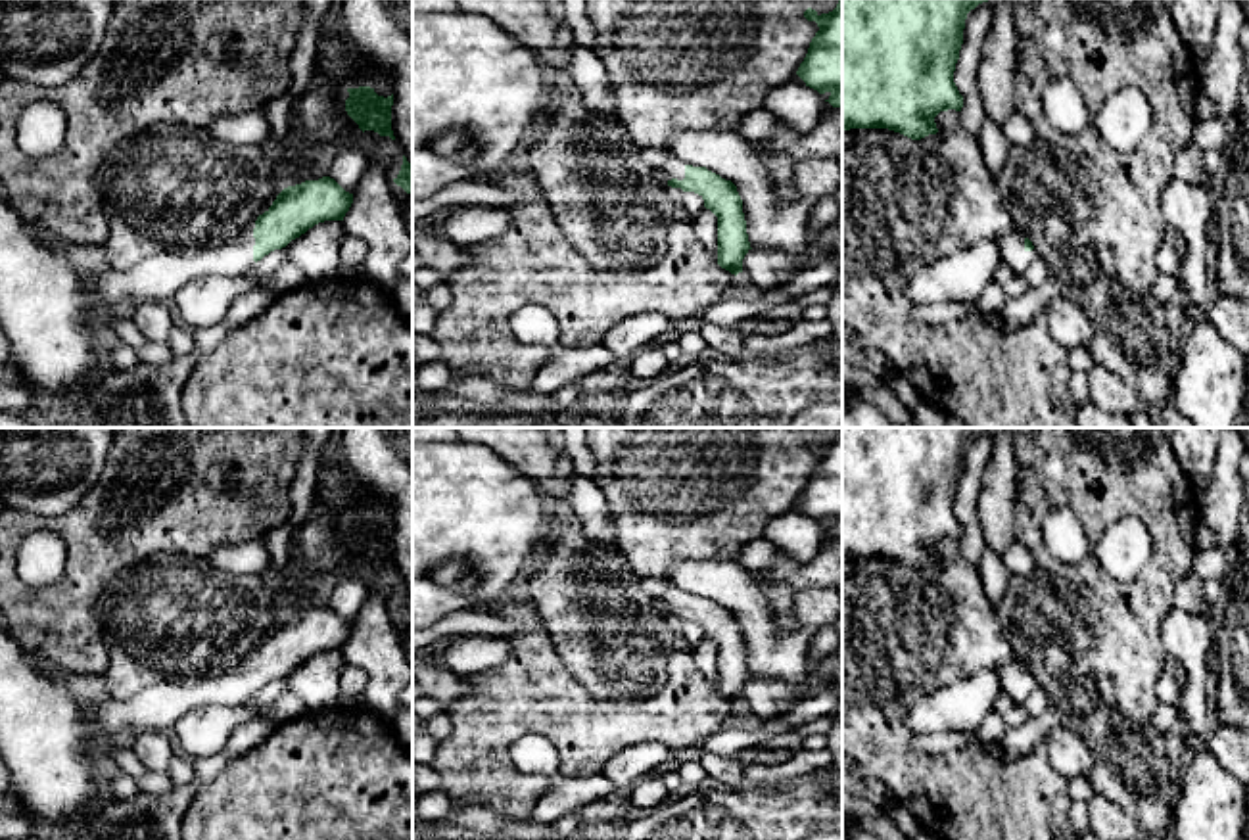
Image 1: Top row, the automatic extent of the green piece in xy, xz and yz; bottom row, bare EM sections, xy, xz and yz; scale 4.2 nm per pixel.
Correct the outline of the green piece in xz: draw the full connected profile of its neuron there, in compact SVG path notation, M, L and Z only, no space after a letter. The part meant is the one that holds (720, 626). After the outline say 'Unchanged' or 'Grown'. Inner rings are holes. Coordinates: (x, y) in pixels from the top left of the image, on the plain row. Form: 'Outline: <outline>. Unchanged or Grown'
Outline: M672 585L654 600L668 616L704 629L704 637L718 646L718 694L735 706L742 702L742 688L752 677L737 616L706 596L685 595Z. Grown

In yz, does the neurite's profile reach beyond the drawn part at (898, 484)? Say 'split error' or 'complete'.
complete

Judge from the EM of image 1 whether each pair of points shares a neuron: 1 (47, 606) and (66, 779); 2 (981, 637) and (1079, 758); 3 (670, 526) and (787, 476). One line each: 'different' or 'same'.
1: different
2: different
3: same

